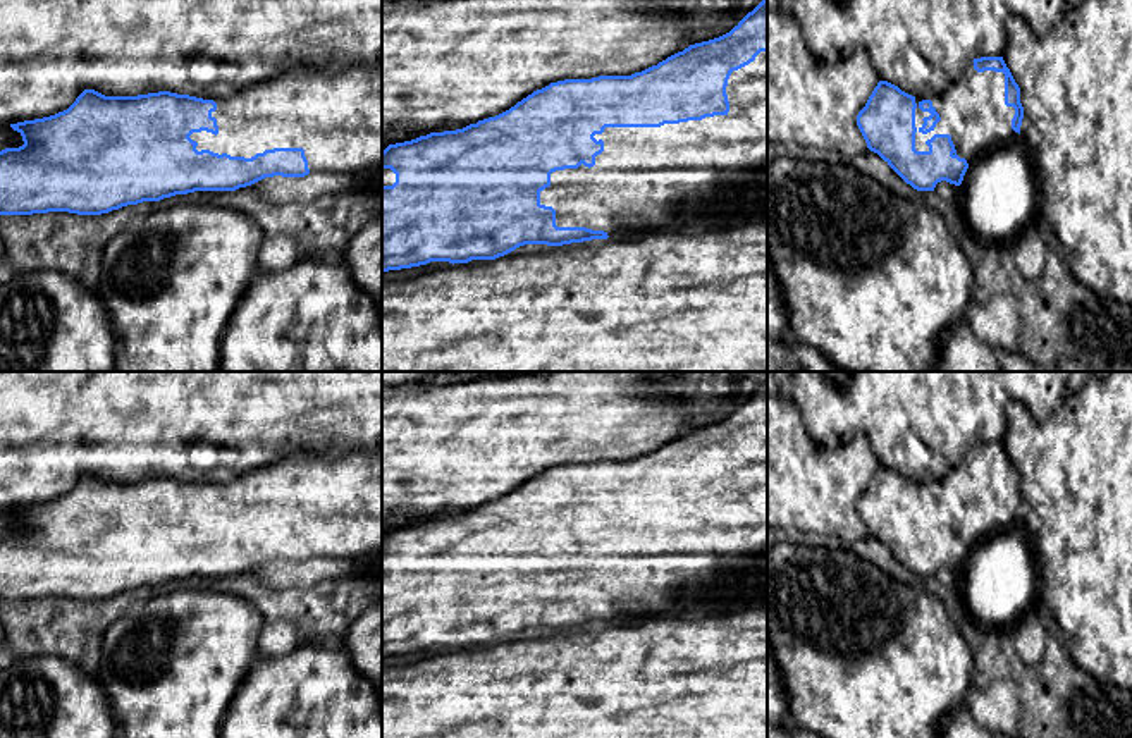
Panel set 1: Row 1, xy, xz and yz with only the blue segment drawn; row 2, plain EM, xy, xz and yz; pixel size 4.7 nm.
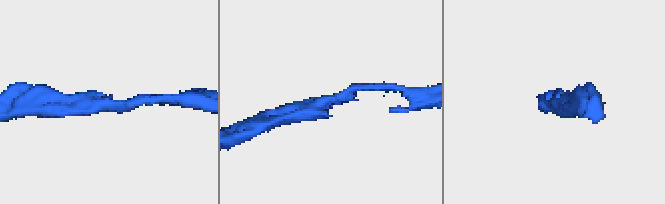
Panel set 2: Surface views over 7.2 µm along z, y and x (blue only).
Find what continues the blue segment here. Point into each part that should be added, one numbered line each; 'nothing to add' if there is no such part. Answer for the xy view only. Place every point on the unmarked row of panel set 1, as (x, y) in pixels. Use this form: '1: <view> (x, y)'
1: xy (334, 499)

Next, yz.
1: yz (972, 496)

